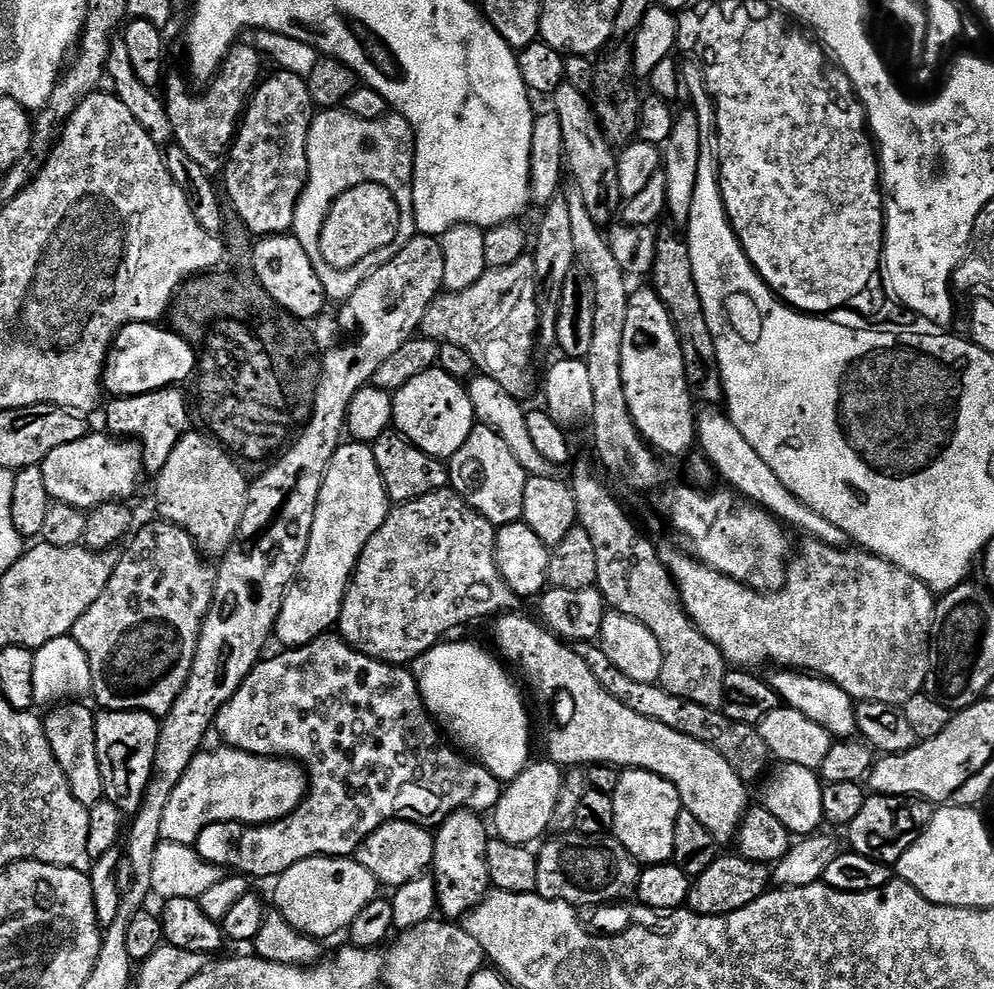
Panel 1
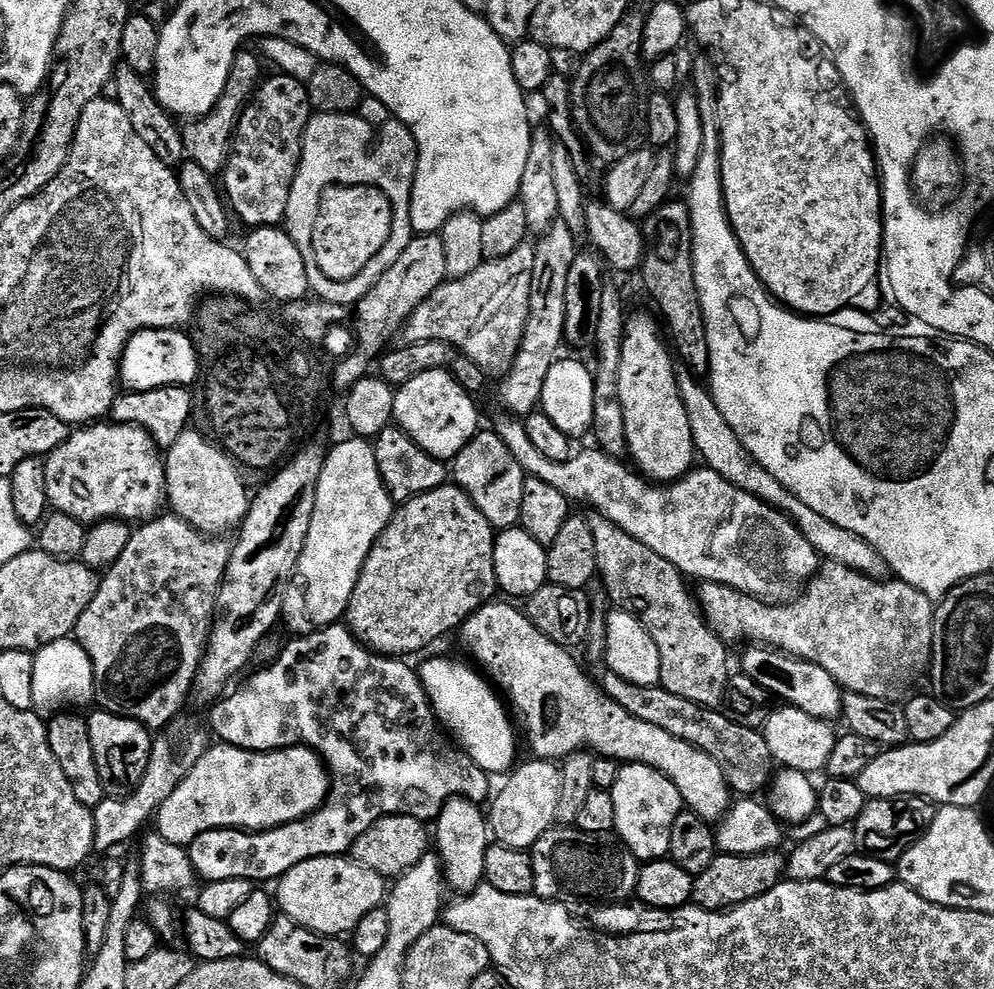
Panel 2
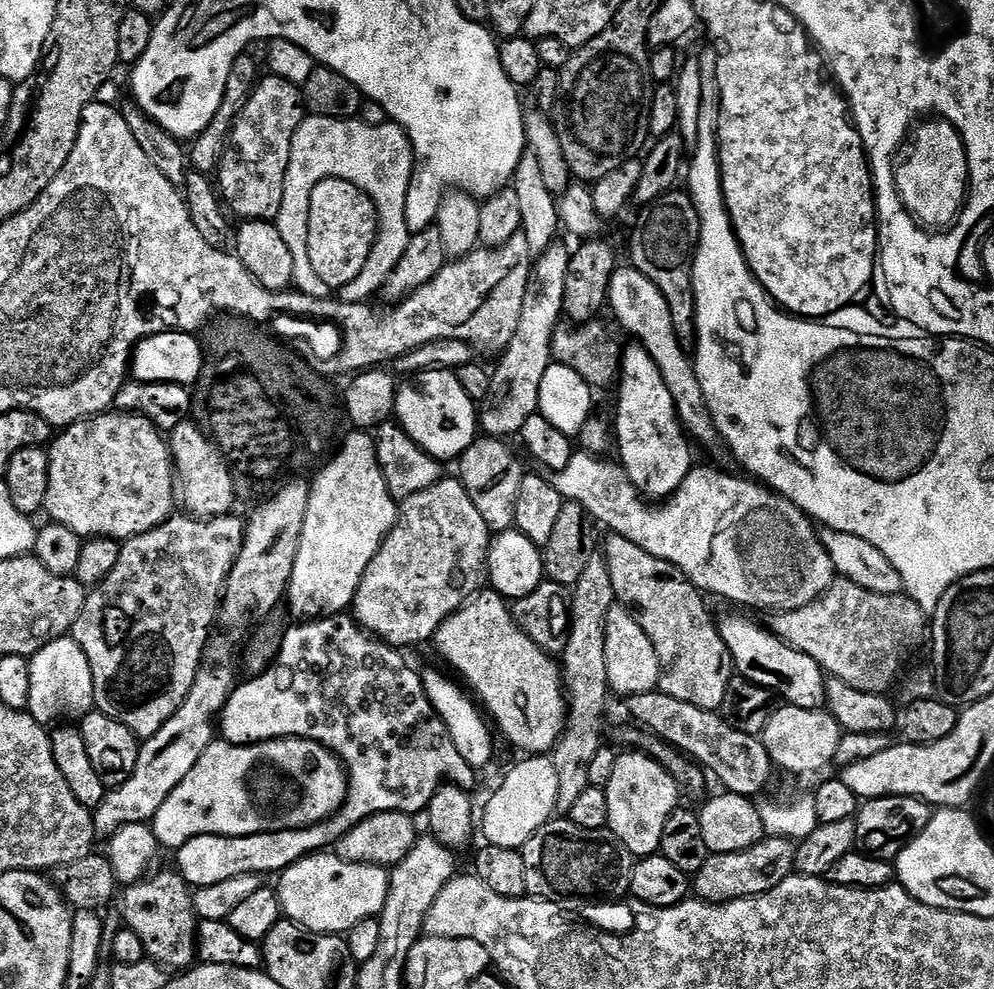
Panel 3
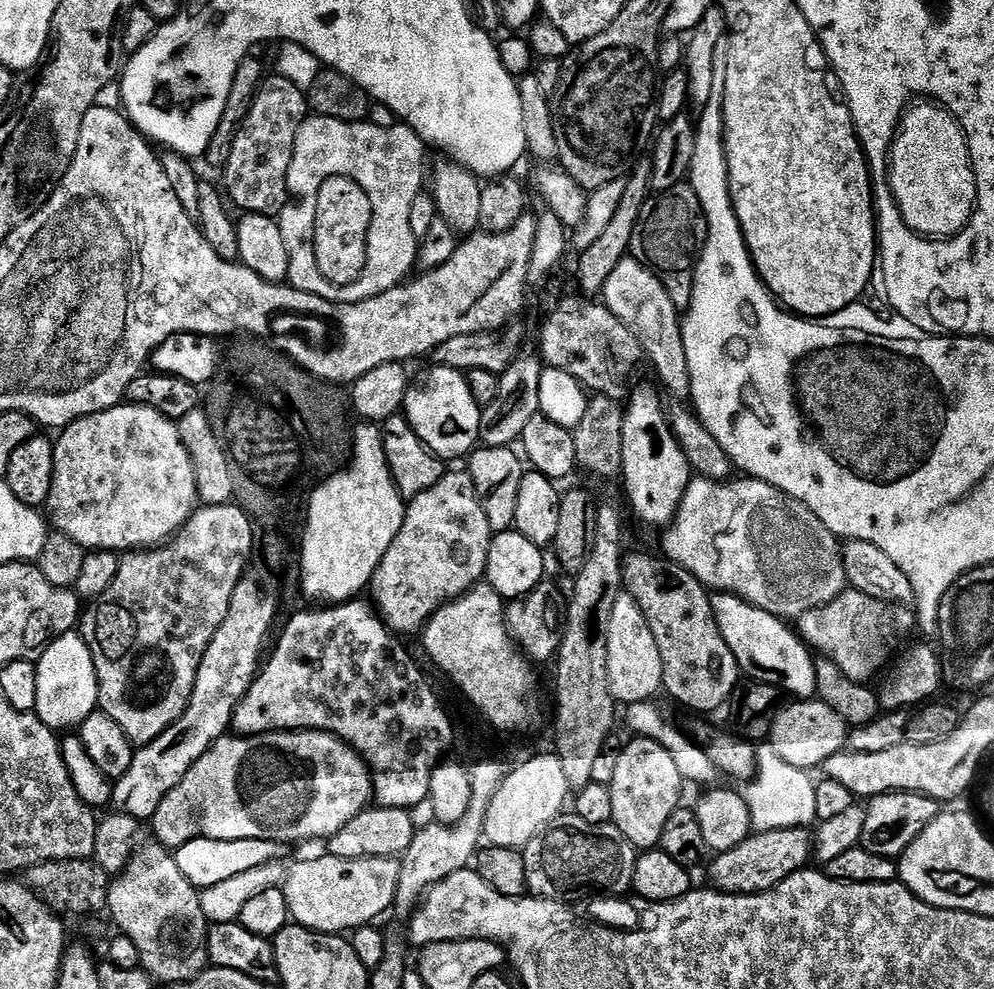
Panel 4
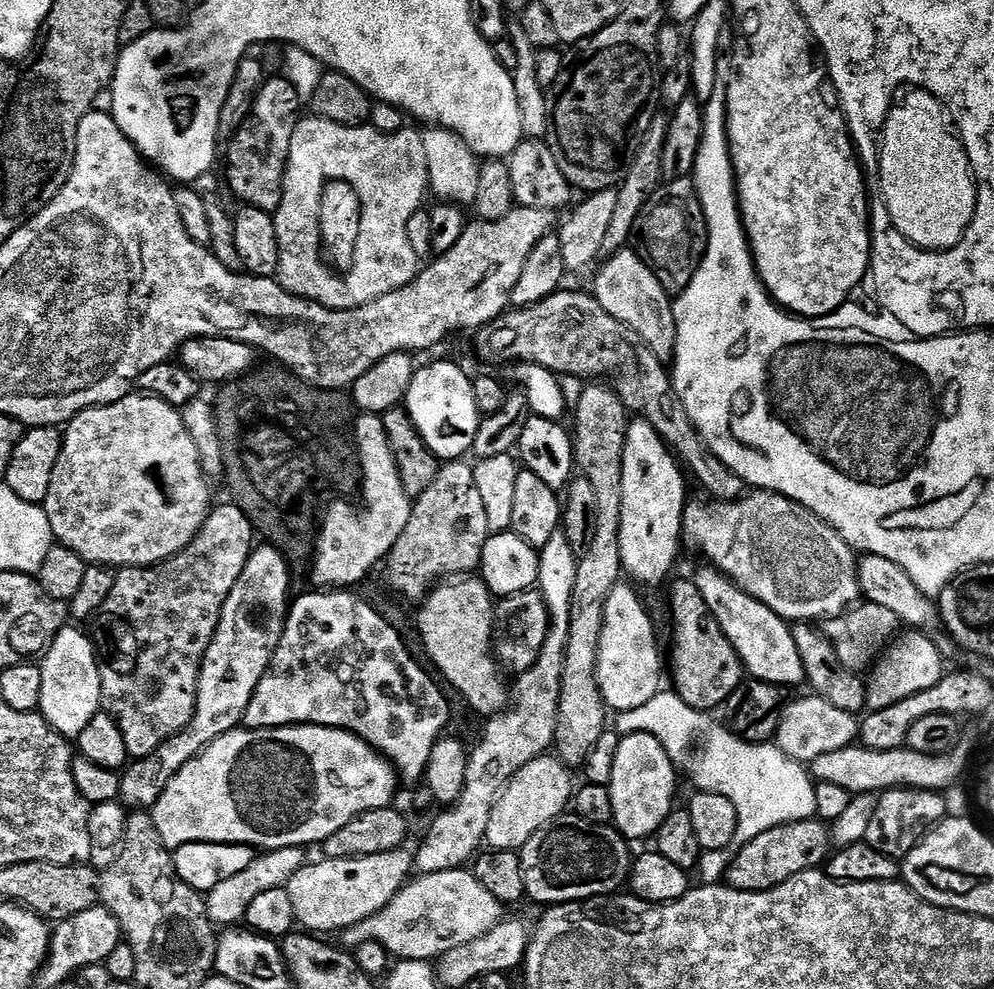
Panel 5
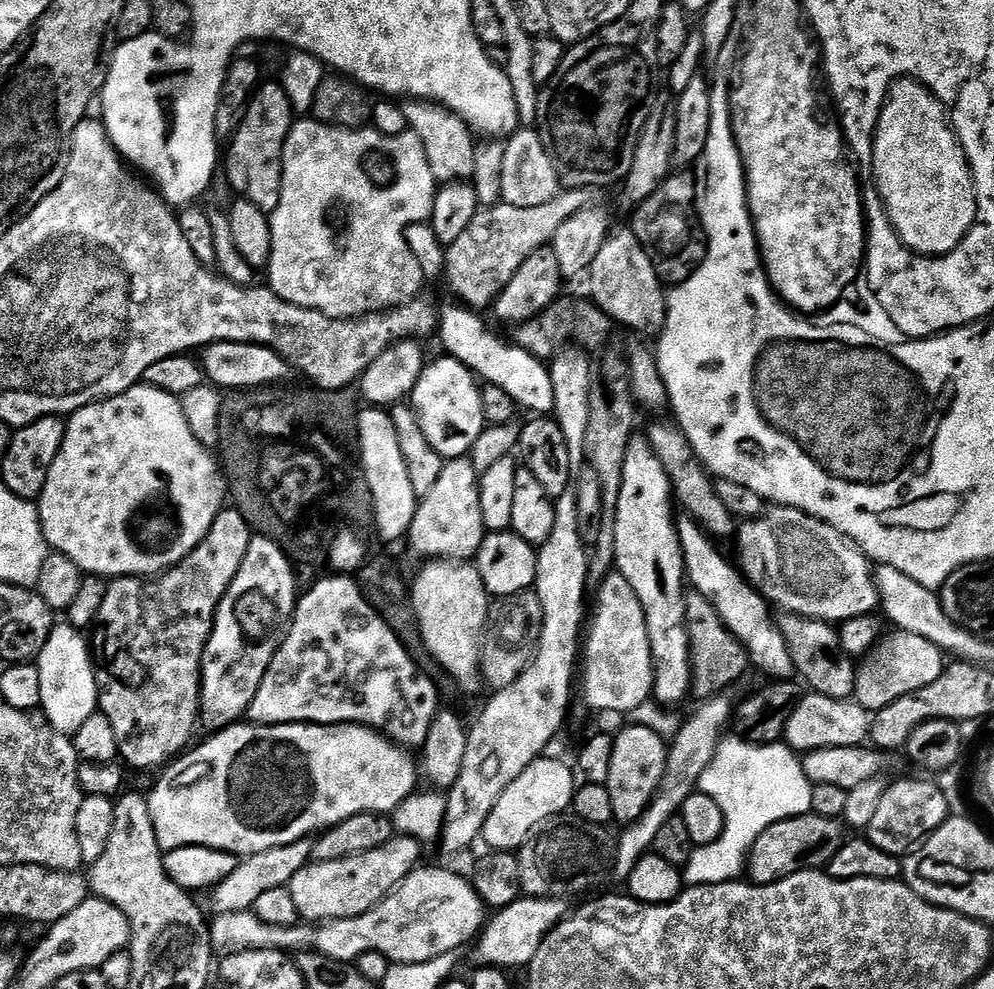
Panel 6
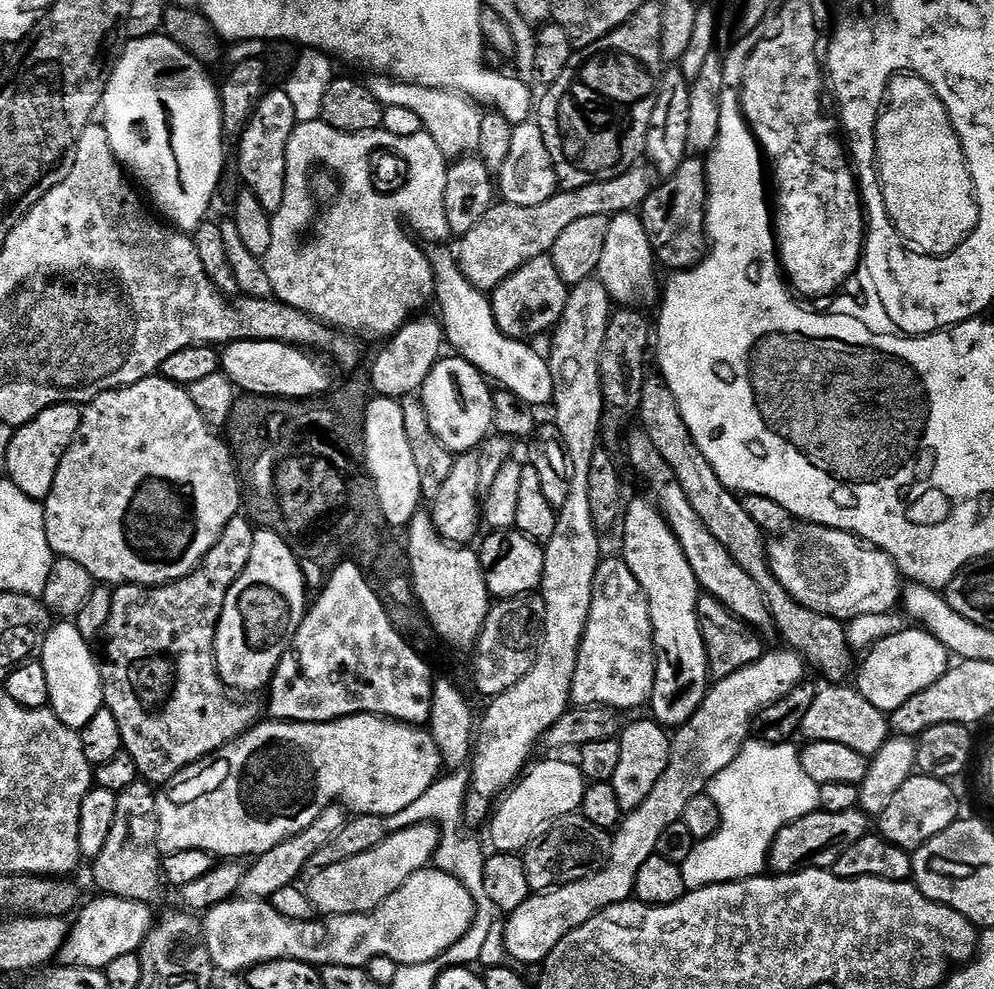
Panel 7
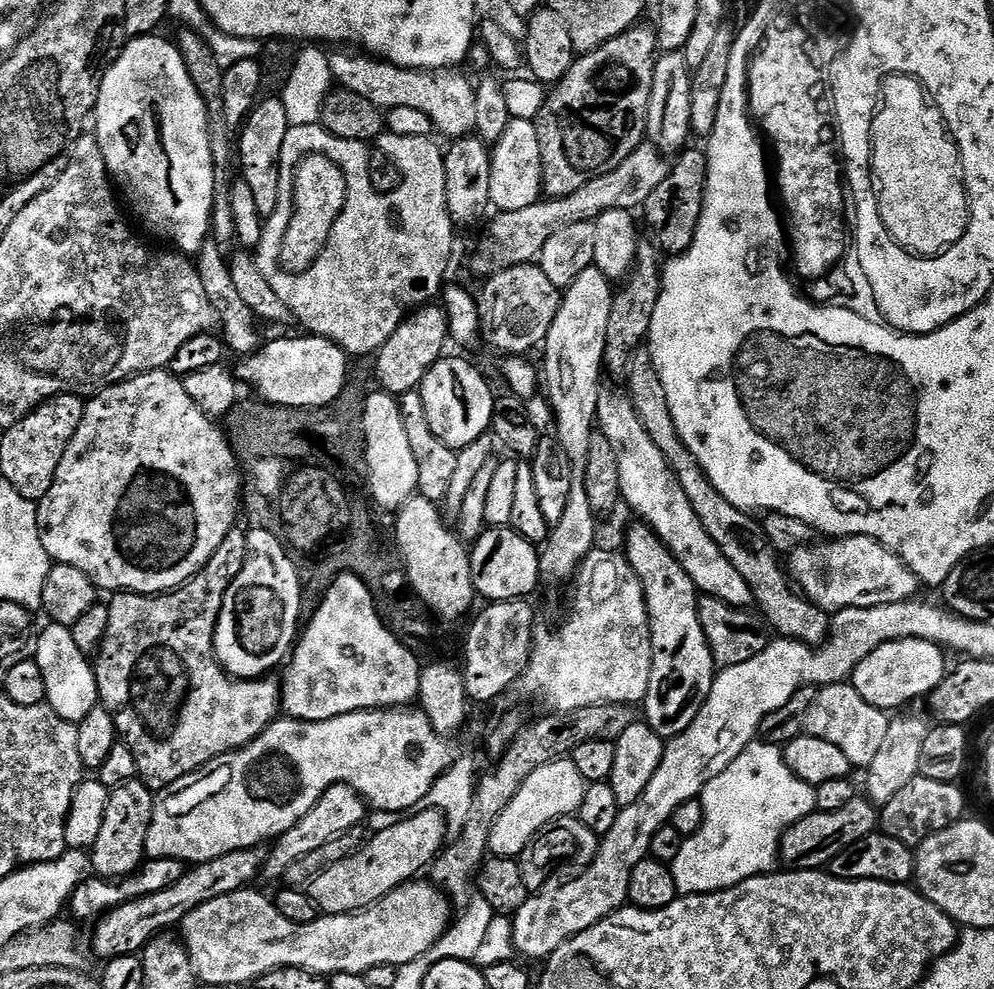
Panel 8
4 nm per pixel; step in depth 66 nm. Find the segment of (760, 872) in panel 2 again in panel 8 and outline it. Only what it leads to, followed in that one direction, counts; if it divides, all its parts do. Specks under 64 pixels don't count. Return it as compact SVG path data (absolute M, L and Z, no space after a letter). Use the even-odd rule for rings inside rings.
M858 794L842 810L833 812L812 811L808 816L803 816L794 822L784 832L780 839L779 863L785 869L797 872L811 872L824 870L831 865L842 850L854 846L854 842L862 842L862 838L869 836L878 828L878 808L871 800Z

